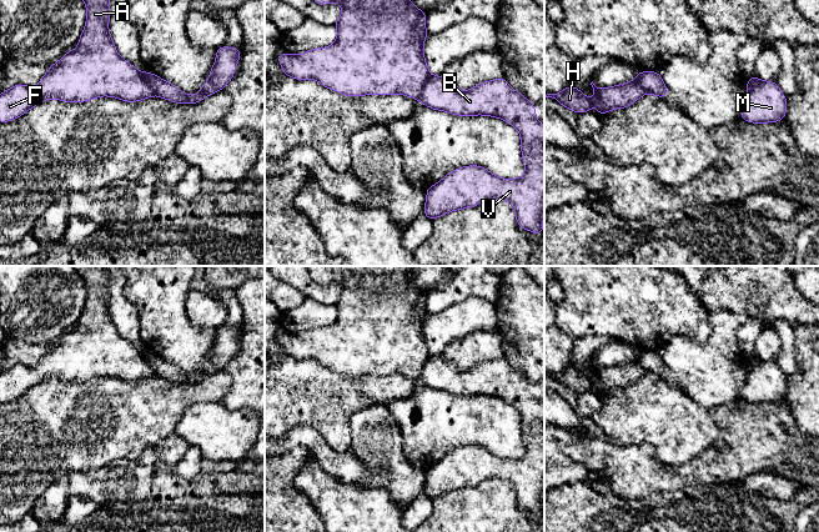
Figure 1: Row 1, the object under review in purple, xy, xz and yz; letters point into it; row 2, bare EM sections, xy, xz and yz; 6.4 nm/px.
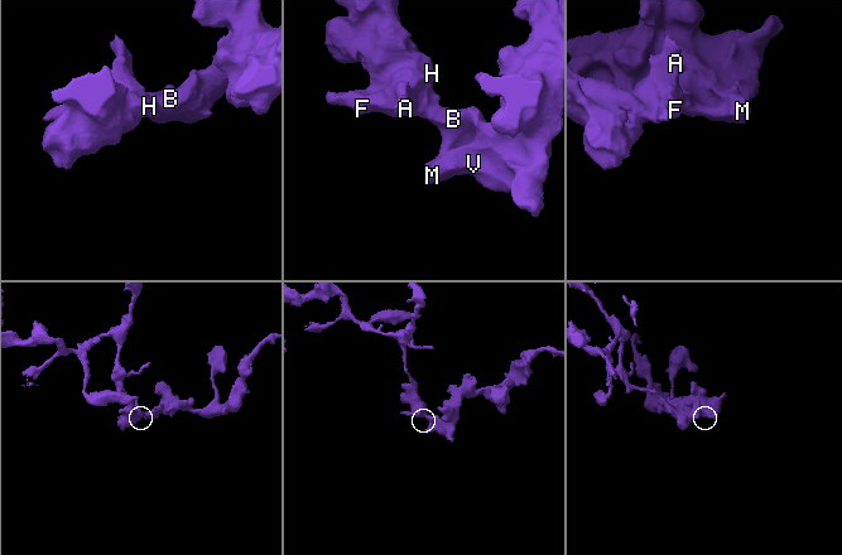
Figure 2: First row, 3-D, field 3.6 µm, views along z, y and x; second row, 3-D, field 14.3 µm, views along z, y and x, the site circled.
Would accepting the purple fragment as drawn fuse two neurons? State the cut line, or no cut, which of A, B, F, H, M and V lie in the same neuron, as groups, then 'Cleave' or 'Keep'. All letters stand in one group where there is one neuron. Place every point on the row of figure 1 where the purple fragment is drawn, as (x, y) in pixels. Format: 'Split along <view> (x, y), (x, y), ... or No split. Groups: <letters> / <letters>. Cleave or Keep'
Split along xz (432, 76), (418, 99). Groups: A F H / B M V. Cleave

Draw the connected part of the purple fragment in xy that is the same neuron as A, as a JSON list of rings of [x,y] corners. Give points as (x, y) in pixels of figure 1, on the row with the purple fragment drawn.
[[[84,0],[87,19],[77,40],[79,47],[69,50],[52,64],[36,86],[15,85],[0,94],[0,122],[14,121],[41,101],[57,99],[66,102],[84,102],[100,96],[111,96],[126,102],[136,102],[154,96],[154,91],[139,71],[122,59],[109,32],[111,0]]]

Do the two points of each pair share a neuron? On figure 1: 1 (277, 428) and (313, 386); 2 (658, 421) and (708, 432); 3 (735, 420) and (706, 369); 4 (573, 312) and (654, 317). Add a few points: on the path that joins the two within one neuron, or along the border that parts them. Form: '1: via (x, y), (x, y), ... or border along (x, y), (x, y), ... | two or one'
1: via (281, 418), (304, 396) | one
2: via (671, 422), (678, 428), (696, 430) | one
3: border along (739, 396), (709, 410) | two
4: via (593, 312), (634, 312) | one

